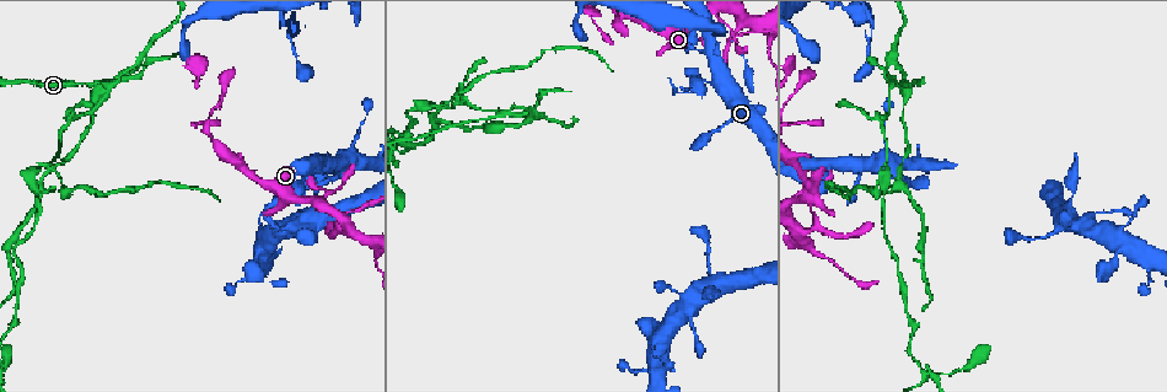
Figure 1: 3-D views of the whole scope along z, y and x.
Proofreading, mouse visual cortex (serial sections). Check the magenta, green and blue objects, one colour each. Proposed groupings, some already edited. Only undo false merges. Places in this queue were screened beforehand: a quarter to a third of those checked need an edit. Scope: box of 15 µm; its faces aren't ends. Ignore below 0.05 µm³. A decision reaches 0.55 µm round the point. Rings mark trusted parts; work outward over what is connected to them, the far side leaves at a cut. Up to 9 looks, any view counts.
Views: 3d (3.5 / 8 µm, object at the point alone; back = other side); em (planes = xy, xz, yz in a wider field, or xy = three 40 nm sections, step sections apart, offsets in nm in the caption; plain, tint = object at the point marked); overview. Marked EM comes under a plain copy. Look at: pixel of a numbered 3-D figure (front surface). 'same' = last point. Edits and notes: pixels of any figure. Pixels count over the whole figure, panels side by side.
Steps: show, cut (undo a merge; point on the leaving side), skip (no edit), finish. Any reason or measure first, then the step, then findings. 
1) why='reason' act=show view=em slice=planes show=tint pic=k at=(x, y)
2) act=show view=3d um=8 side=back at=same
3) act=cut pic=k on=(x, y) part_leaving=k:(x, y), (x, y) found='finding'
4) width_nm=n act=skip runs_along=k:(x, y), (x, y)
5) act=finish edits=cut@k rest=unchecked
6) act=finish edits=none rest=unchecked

why='abrupt turn' act=show view=3d um=8 pic=1 at=(107, 88)

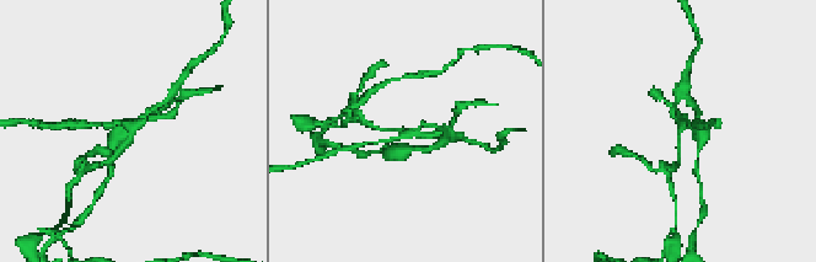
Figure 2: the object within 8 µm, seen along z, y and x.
arms=4 arm_widths_nm=150,150,150,200 act=show view=em slice=planes show=tint pic=2 at=(681, 130)

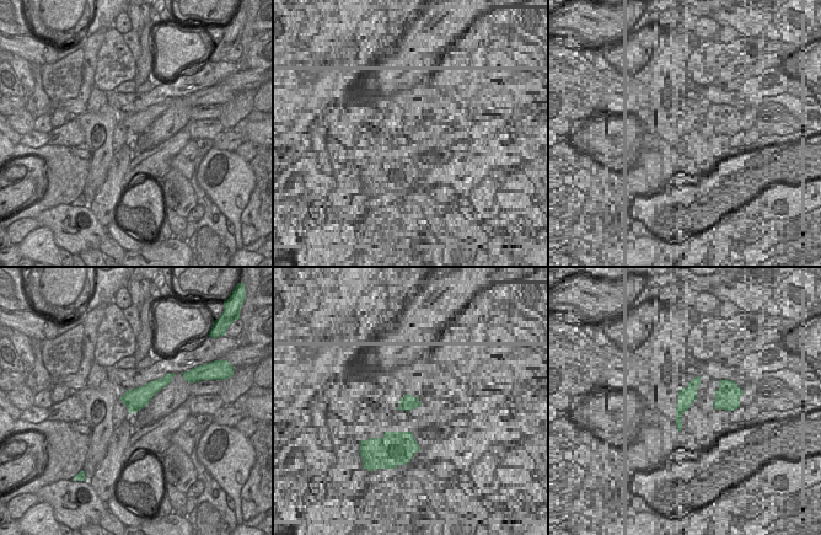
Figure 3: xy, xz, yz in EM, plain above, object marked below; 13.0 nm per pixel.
act=cut pic=2 on=(393, 154) part_leaving=2:(407, 130), (384, 130), (376, 128) found='two cells meet here'

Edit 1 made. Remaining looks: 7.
why='redraw' act=show view=overview

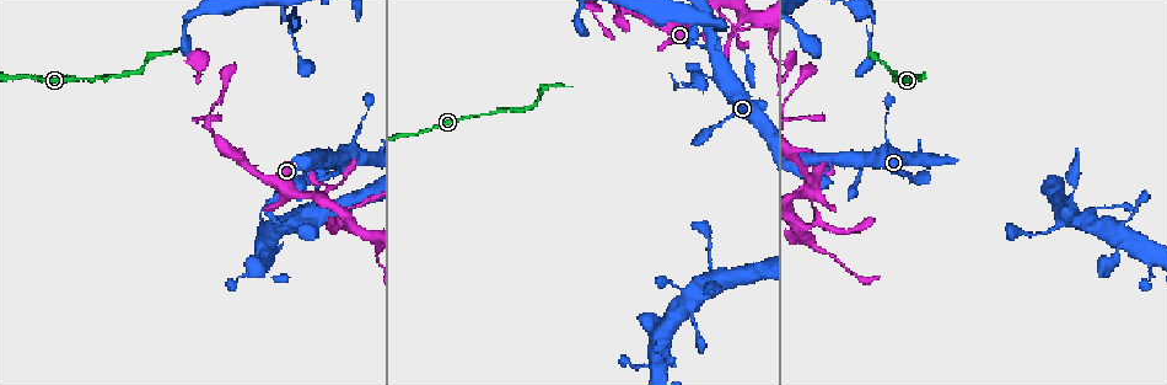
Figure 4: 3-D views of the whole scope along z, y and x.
why='three arms meet' act=show view=3d um=3.5 pic=4 at=(720, 16)

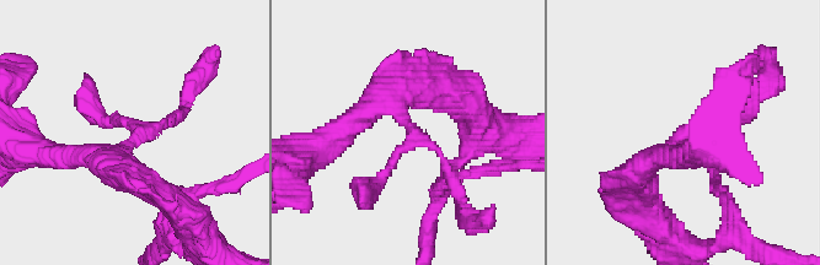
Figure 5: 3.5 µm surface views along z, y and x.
act=skip runs_along=5:(360, 114), (382, 98), (439, 152), (459, 193) found='continuous, no second cell'

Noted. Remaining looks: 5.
why='thin neck' act=show view=3d um=3.5 pic=4 at=(884, 129)

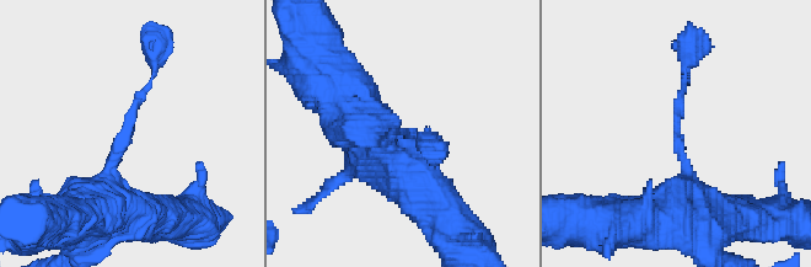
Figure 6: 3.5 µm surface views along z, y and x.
act=show view=em slice=xy step=5 show=tint pic=6 at=(125, 124)

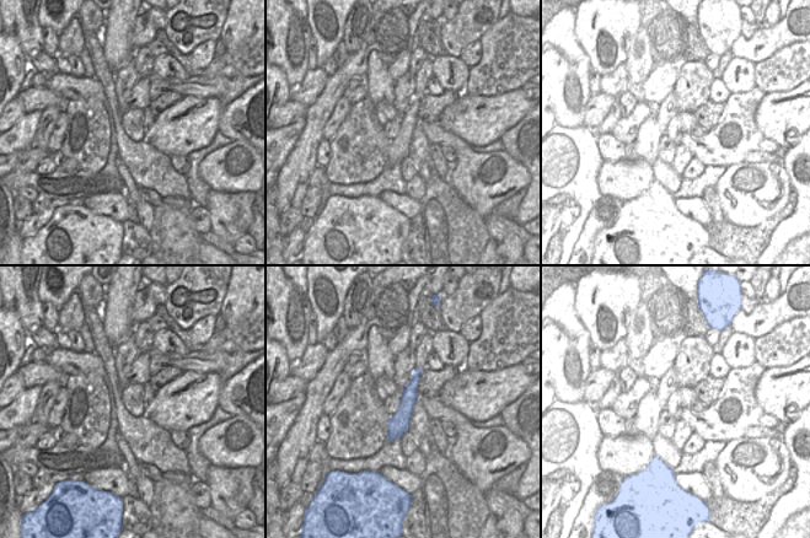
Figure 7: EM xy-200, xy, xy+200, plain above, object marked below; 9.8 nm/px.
act=skip found='all the same cell'

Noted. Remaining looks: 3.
act=show view=3d um=3.5 pic=4 at=(823, 200)

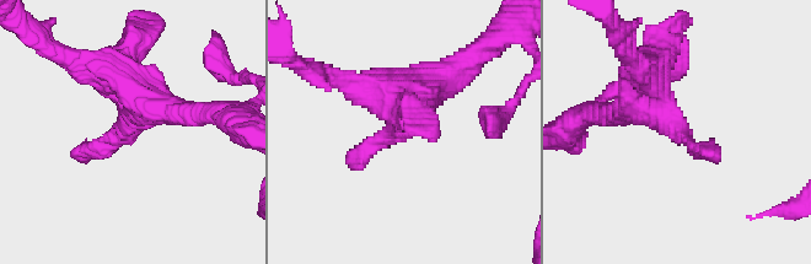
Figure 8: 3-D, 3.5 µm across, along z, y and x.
why='need the tissue' act=show view=em slice=planes show=tint pic=8 at=(674, 125)

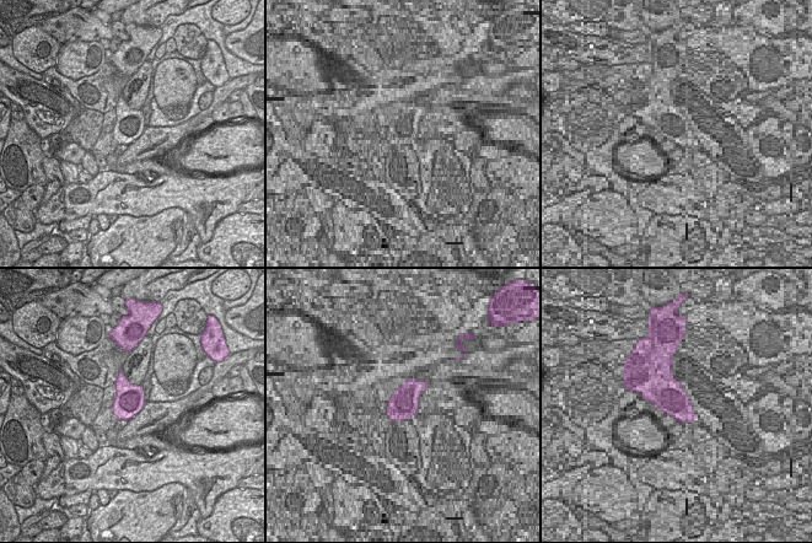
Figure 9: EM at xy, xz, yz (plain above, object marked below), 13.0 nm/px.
width_nm=380 act=skip runs_along=8:(648, 71), (638, 98), (716, 162) found='continuous, no second cell'

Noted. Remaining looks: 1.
act=finish edits=cut@2 rest=unchecked

